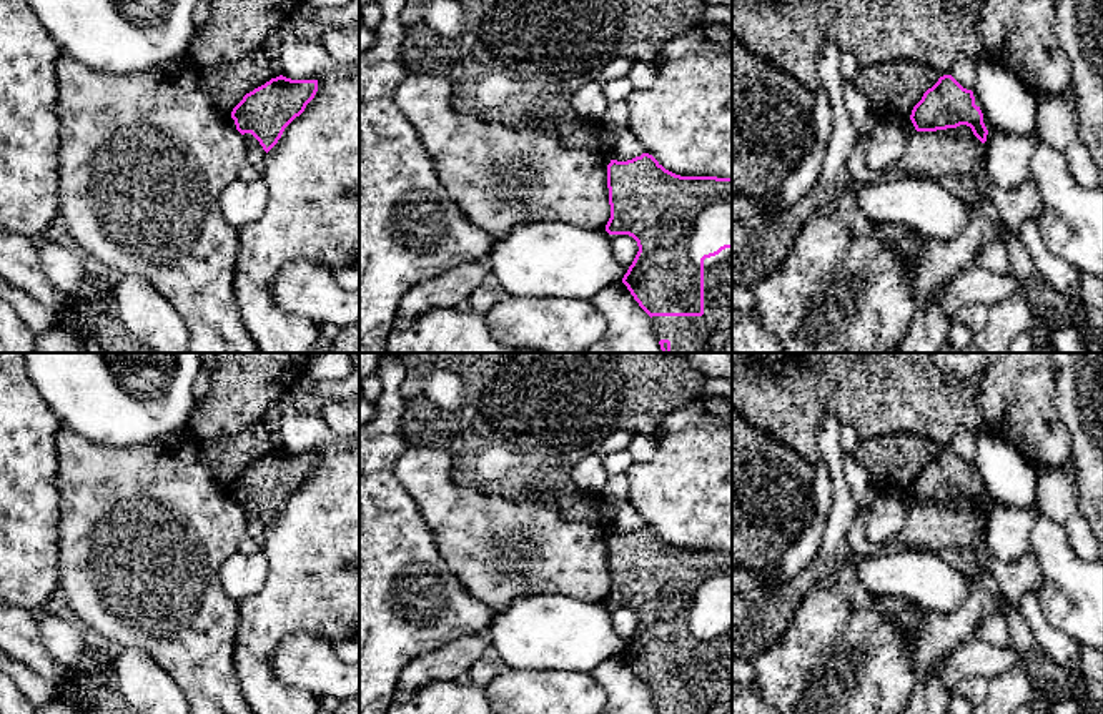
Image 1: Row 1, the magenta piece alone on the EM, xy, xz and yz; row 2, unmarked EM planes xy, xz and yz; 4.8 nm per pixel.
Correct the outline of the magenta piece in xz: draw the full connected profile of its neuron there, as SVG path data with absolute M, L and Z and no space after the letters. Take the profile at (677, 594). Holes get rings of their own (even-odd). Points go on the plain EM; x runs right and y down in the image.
M652 528L607 538L609 607L629 607L639 624L622 651L639 679L650 689L659 714L732 714L732 551L680 549Z

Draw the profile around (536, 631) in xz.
M547 594L516 597L494 614L484 636L509 669L592 672L606 659L622 654L627 646L616 632L612 607L606 602Z

